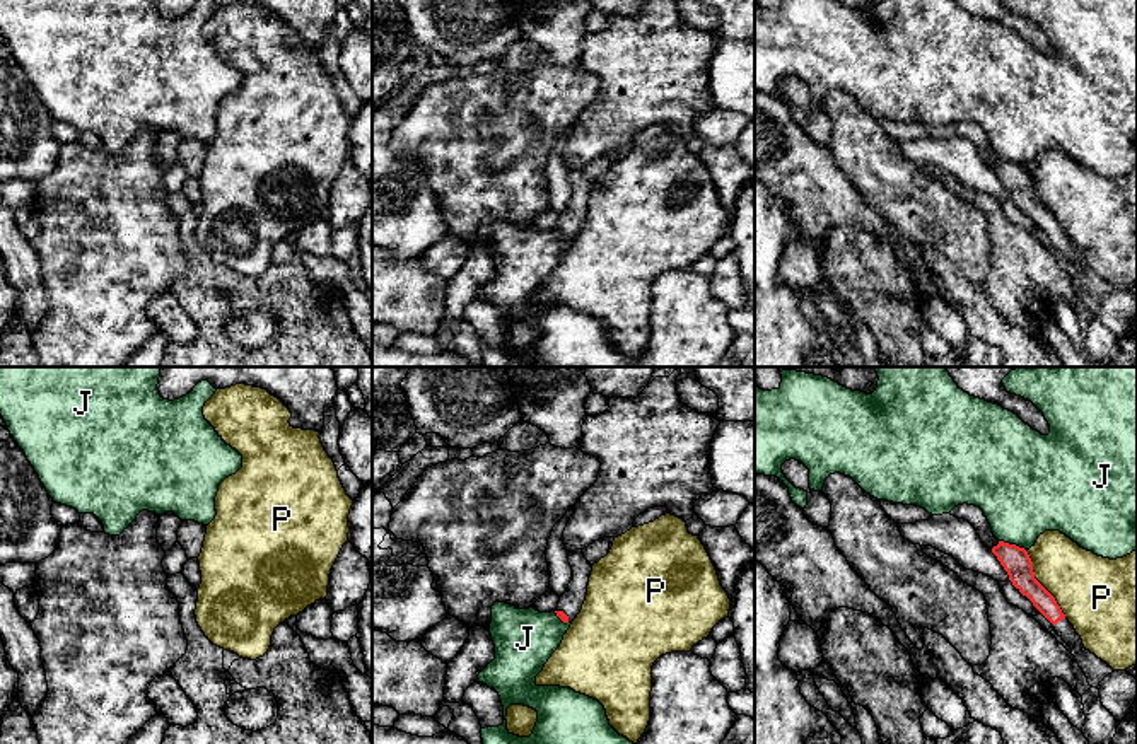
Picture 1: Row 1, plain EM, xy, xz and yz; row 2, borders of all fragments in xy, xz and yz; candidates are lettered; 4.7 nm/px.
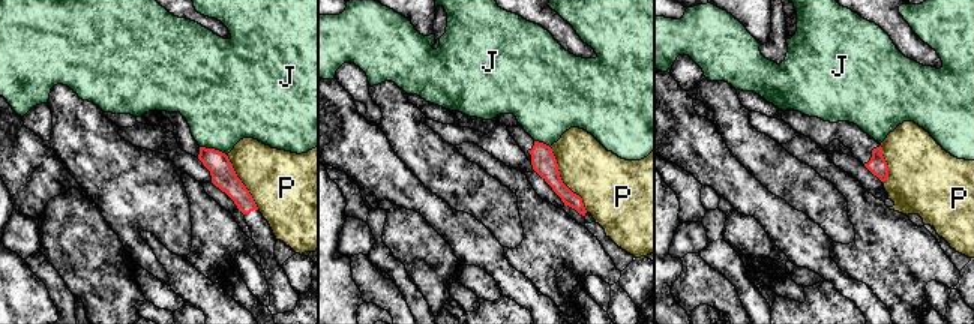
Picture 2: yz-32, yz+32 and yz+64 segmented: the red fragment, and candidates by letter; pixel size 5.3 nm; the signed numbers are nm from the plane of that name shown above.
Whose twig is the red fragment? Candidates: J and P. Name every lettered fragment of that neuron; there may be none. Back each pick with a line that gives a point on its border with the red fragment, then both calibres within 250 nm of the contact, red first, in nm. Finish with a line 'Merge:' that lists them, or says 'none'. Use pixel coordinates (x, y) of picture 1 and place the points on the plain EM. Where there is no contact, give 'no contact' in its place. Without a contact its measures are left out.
Merge: none

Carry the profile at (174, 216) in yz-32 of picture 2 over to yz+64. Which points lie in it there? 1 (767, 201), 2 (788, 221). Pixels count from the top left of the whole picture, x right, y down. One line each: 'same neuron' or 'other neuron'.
1: other neuron
2: other neuron

